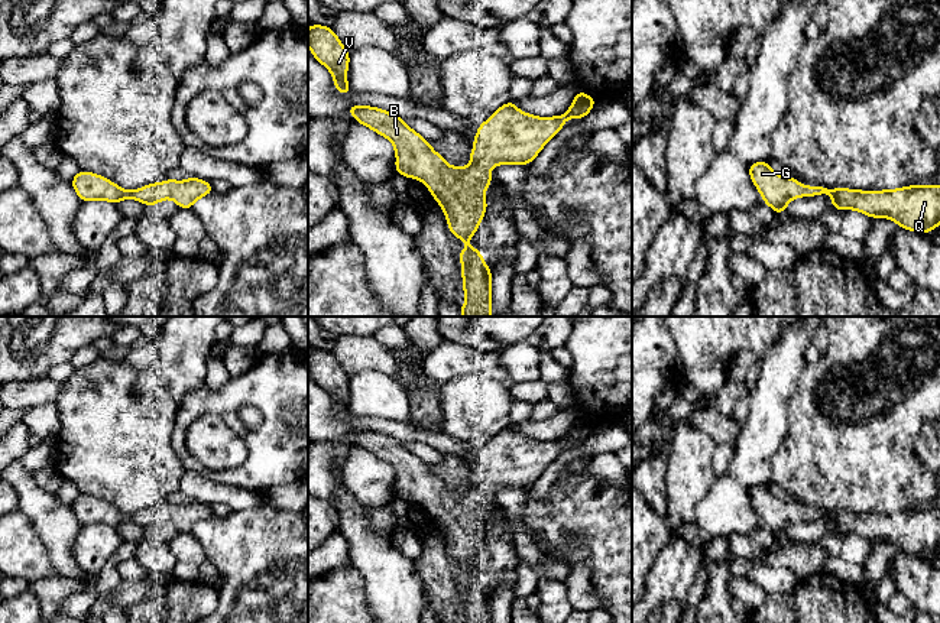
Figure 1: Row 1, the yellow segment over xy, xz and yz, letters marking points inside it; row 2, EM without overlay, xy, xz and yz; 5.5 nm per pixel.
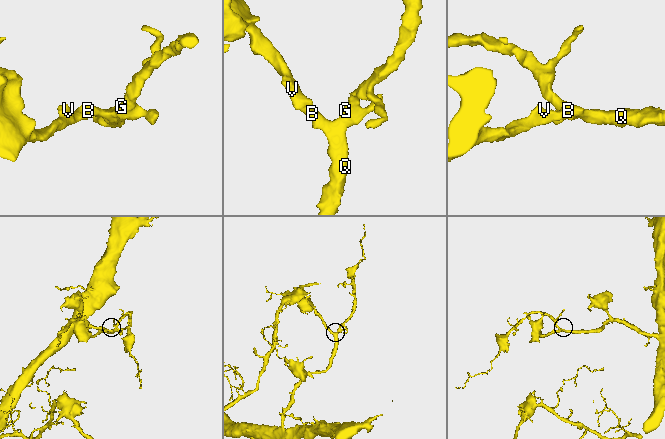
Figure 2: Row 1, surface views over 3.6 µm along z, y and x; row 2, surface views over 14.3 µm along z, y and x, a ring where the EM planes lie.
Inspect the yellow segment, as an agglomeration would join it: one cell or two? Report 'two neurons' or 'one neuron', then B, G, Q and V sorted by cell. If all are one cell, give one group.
one neuron | B G Q V

